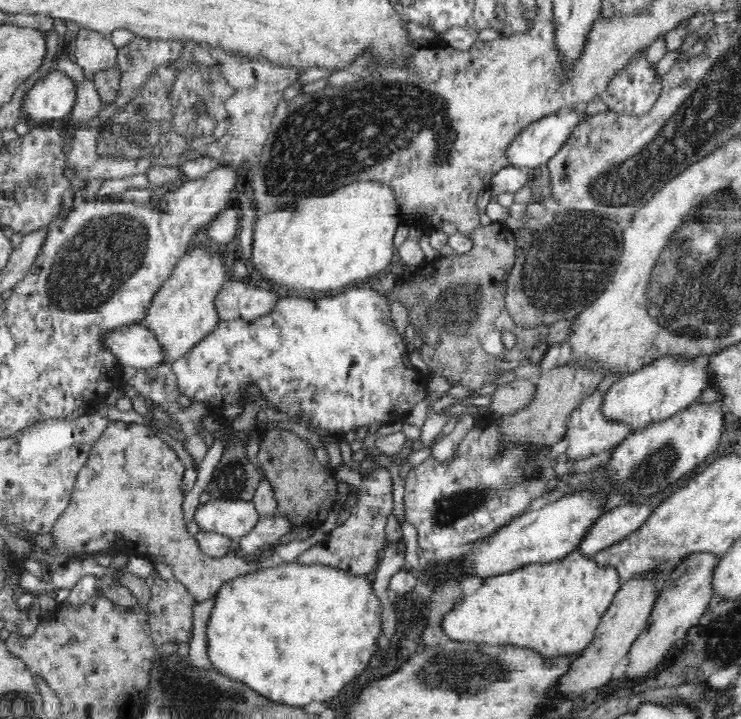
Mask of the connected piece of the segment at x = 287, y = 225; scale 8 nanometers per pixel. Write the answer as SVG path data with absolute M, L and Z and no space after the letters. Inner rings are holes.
M378 180L350 182L326 196L303 196L300 204L293 207L259 213L254 224L252 266L262 280L278 286L286 285L292 293L298 288L318 292L343 290L346 286L354 286L358 280L377 278L389 270L394 258L394 234L402 223L400 202L388 184Z

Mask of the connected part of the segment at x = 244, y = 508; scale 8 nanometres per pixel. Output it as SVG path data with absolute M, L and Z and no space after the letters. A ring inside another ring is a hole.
M226 500L208 502L206 506L200 506L194 514L200 530L218 532L235 542L252 532L263 517L254 502Z

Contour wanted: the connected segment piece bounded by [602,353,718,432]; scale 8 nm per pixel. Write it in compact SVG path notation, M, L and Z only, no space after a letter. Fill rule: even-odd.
M668 353L610 385L602 410L612 419L630 423L634 432L637 432L650 423L670 418L688 408L704 394L704 390L714 385L716 378L718 375L709 362L702 364L692 356Z

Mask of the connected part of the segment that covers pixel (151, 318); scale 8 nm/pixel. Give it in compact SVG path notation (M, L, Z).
M202 244L189 247L176 263L172 274L156 293L153 308L145 321L145 326L150 327L162 342L166 352L166 363L172 364L182 355L188 354L223 321L217 301L222 288L230 279L224 247L218 247L216 250L206 248Z

